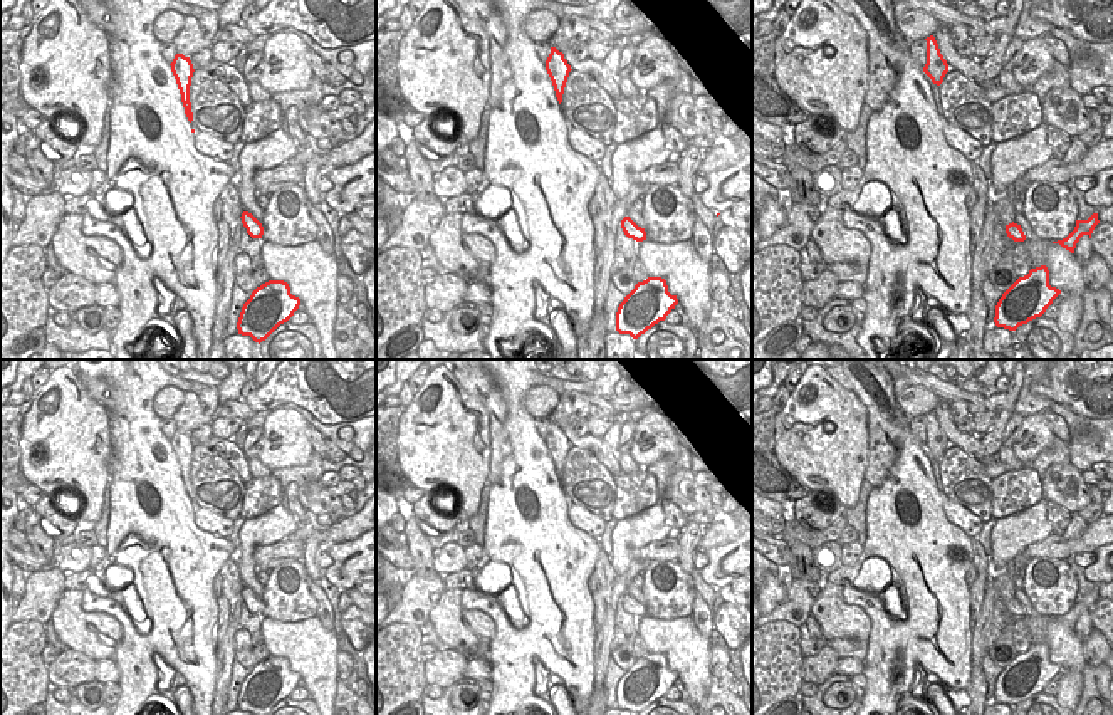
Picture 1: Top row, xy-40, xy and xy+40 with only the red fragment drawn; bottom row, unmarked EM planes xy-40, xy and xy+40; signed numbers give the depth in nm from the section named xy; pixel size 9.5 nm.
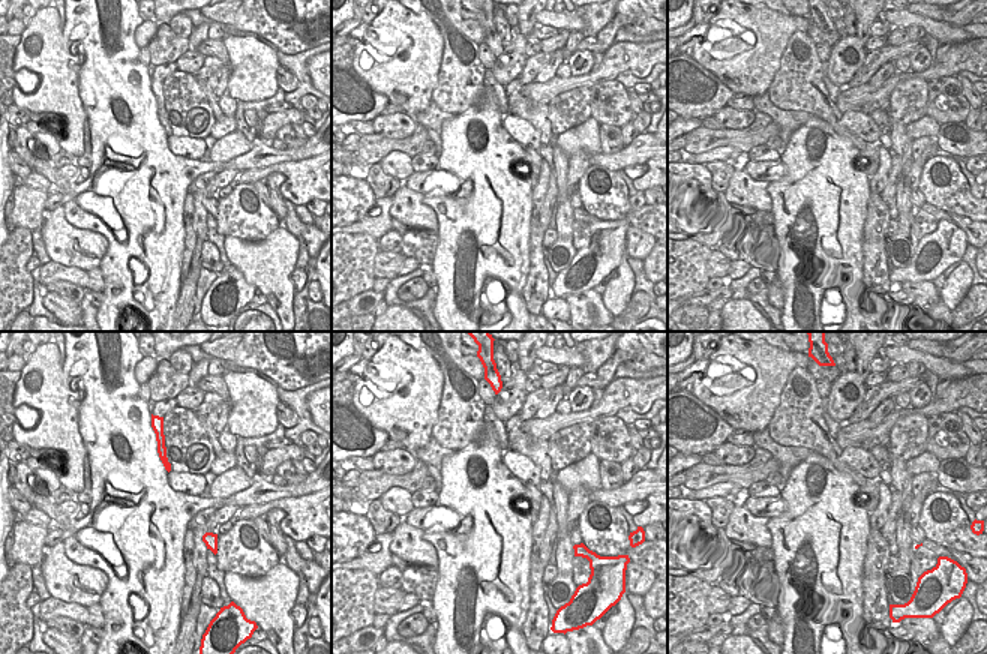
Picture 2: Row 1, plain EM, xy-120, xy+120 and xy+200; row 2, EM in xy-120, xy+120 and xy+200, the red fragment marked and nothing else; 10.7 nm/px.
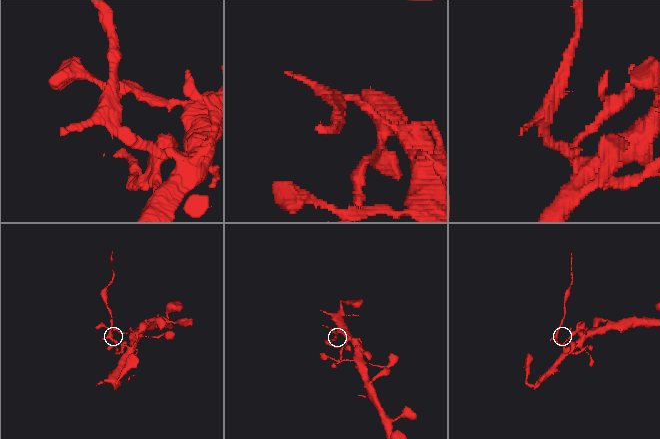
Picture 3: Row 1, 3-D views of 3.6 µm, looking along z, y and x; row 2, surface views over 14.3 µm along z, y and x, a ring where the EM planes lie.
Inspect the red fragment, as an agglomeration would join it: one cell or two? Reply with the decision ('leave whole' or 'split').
split

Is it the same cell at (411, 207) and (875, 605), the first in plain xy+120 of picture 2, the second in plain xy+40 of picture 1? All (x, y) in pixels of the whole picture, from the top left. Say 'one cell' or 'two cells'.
two cells

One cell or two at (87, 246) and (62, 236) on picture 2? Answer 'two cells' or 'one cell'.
one cell

